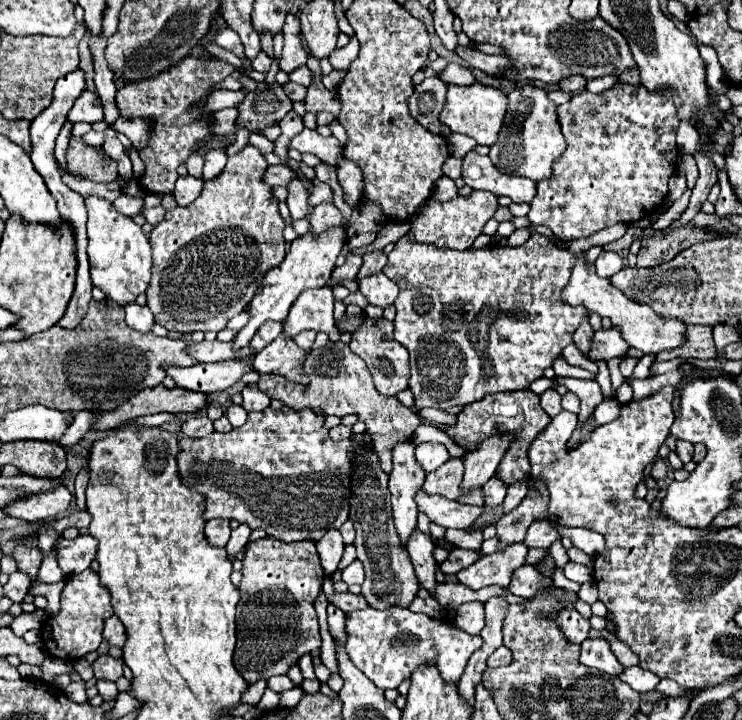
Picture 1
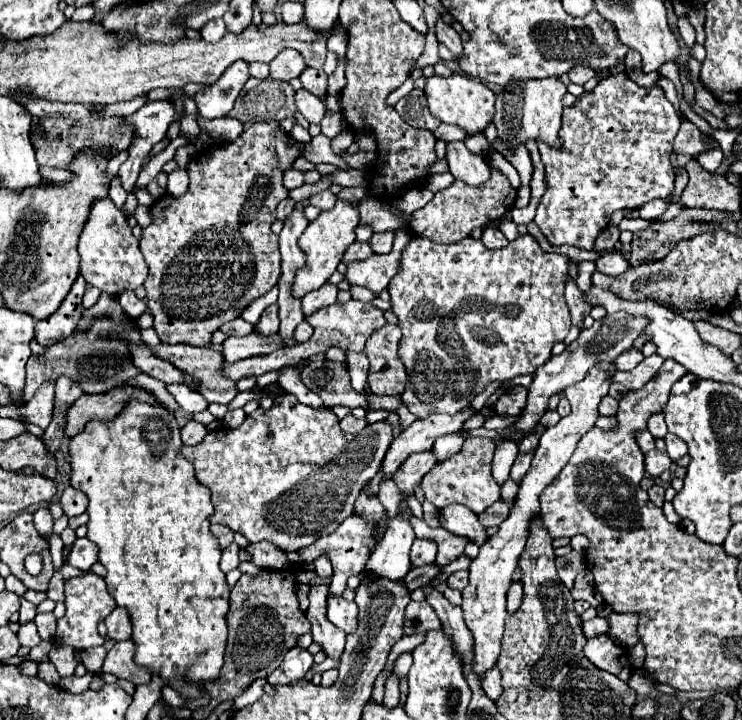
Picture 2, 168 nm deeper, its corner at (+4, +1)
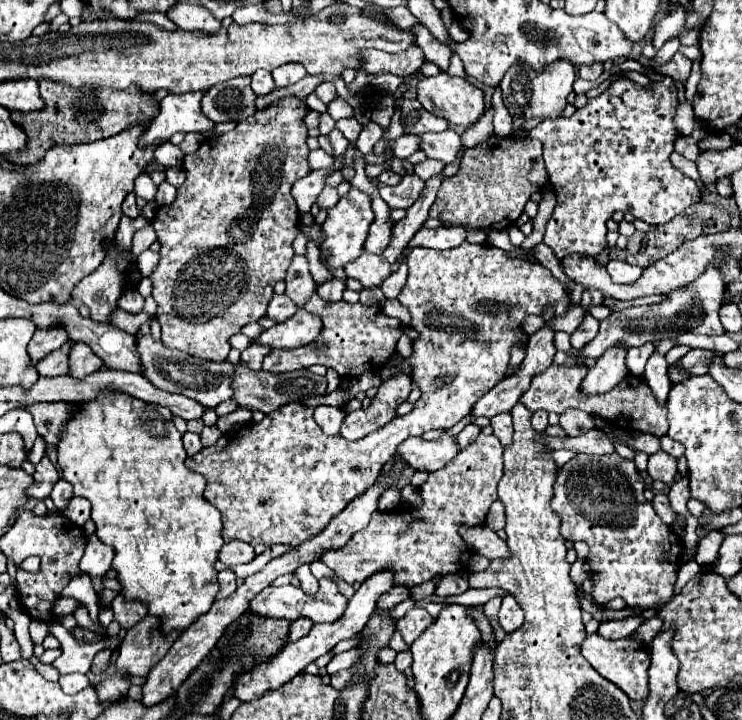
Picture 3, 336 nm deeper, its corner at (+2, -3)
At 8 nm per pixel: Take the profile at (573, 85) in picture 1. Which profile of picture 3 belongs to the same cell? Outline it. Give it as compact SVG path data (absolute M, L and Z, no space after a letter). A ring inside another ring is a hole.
M592 63L592 65L582 65L582 67L578 69L578 75L580 75L582 79L596 81L596 79L602 75L602 71L604 71L602 63Z

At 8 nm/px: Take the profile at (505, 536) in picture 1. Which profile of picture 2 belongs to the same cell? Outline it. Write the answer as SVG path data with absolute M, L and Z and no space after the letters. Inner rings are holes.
M594 367L592 371L588 371L588 375L580 383L574 383L564 391L566 399L572 405L572 413L568 417L562 417L554 427L548 427L544 431L544 435L540 437L540 445L534 451L532 465L530 465L528 473L524 475L524 479L520 481L518 495L510 505L508 517L498 525L498 531L492 537L488 537L484 547L480 547L478 557L470 563L470 583L462 591L462 611L464 611L464 619L466 619L468 629L474 633L474 639L476 639L474 663L476 663L476 673L480 679L482 679L484 671L488 667L492 667L500 655L500 639L502 639L502 631L504 631L504 619L508 615L506 591L512 583L512 573L518 565L520 553L526 547L530 525L540 515L540 495L548 487L548 483L552 483L552 479L556 479L556 475L568 463L568 459L572 457L584 431L590 431L594 427L594 423L598 419L598 405L600 405L602 397L608 395L610 375L612 373L602 371L600 367Z

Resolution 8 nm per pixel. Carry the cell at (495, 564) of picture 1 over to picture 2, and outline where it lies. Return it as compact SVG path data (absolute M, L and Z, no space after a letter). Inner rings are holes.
M456 571L456 573L452 573L446 583L448 583L448 587L462 591L468 585L468 571Z

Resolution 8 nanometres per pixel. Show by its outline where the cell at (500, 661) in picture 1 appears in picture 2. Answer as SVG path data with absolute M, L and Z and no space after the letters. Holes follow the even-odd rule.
M492 667L492 669L484 671L482 687L484 687L484 691L488 693L488 697L492 697L494 701L500 697L502 685L500 685L500 671L498 671L498 667Z

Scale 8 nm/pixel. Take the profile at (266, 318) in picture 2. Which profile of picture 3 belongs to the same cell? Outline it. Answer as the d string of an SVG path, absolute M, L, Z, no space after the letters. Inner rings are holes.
M280 293L280 295L274 295L274 297L272 297L272 301L270 301L270 305L268 305L268 317L276 319L278 323L282 323L282 321L290 319L290 317L296 313L296 309L298 309L298 307L288 299L288 295Z

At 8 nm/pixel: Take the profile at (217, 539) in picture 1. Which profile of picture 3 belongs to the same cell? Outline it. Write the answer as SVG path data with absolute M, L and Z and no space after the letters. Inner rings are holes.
M232 541L232 543L226 543L218 555L218 559L232 567L232 565L242 565L242 563L250 563L252 559L256 557L254 553L254 547L250 547L248 543L242 543L242 541Z

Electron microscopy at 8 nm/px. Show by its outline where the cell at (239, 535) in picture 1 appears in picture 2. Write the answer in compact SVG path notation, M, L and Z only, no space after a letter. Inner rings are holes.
M230 543L230 545L224 549L222 561L220 561L220 569L222 569L224 573L228 573L228 571L232 571L232 569L238 567L238 563L240 563L238 553L240 553L240 547L238 547L236 543Z

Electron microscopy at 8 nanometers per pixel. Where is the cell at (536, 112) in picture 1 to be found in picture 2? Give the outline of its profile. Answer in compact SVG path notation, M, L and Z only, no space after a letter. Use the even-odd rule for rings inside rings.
M534 79L524 83L510 83L496 95L496 115L494 125L502 143L526 143L530 139L542 141L550 147L560 147L560 113L562 113L562 95L566 87L556 79Z

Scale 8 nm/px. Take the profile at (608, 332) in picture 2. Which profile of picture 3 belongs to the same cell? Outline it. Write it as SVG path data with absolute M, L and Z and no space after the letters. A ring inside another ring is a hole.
M710 263L696 281L682 287L680 291L674 291L674 293L666 295L664 301L660 301L656 305L632 307L632 309L626 309L626 311L620 311L620 313L612 313L608 319L600 321L598 335L584 349L580 349L580 357L570 357L570 355L558 351L554 355L554 363L584 365L586 357L598 359L612 345L624 345L626 349L630 349L630 347L640 347L648 341L652 341L652 343L662 341L670 335L680 335L684 331L698 333L698 335L722 335L722 333L726 333L720 319L718 319L718 311L720 311L720 305L722 305L722 299L724 299L722 291L724 291L722 271L718 267L714 267L714 263Z

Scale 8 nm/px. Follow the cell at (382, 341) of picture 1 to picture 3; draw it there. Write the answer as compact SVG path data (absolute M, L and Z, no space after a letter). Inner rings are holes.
M398 375L384 381L378 387L378 393L368 405L368 409L350 411L344 417L340 435L348 441L356 441L384 427L396 417L396 409L408 399L410 391L412 391L412 379L406 375Z

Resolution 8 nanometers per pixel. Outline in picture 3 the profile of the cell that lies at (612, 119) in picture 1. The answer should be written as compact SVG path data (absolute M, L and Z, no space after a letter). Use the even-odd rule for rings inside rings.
M664 77L662 81L652 81L642 87L632 83L630 79L614 81L604 93L578 109L572 117L566 119L546 119L536 125L528 135L538 139L544 147L544 161L550 175L550 185L556 193L556 209L546 223L544 243L554 251L558 259L580 253L596 257L606 249L606 221L614 211L634 213L636 219L648 225L668 223L672 217L682 213L692 203L700 201L700 189L696 181L682 175L672 163L670 153L674 151L674 123L672 117L676 113L676 91L674 79Z

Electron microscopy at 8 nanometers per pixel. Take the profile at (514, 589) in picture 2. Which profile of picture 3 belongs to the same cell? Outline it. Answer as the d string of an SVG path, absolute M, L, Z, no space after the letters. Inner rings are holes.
M506 595L500 607L500 625L506 633L512 633L516 629L520 629L524 623L524 611L522 607L518 607L518 603L514 601L512 595Z

